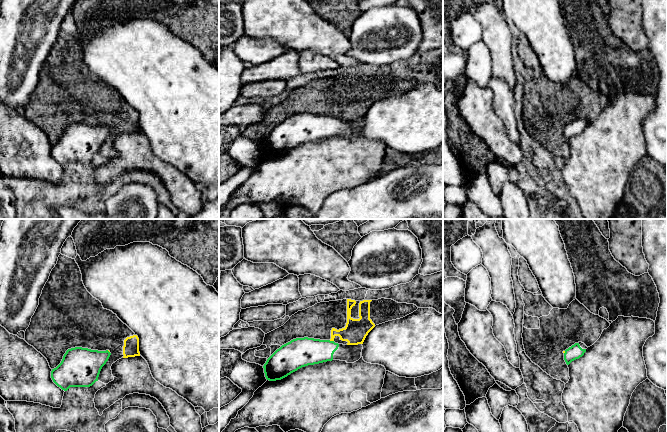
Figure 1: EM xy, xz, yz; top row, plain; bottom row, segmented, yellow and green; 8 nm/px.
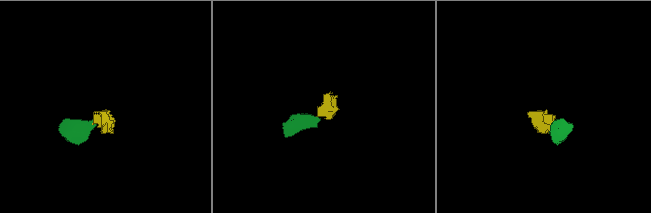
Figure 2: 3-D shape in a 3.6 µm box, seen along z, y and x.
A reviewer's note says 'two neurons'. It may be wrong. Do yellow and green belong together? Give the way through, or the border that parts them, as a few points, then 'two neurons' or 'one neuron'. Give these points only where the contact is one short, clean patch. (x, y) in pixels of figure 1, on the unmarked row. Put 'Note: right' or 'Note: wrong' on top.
Note: right
border xz (329, 116), (333, 117); two neurons

